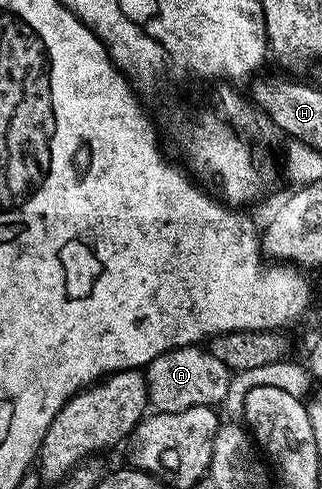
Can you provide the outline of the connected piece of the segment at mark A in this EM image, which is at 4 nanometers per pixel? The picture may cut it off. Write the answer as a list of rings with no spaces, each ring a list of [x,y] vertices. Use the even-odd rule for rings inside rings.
[[[200,345],[179,347],[162,353],[146,368],[148,401],[156,411],[178,413],[191,407],[215,408],[228,395],[233,376],[228,367]]]

